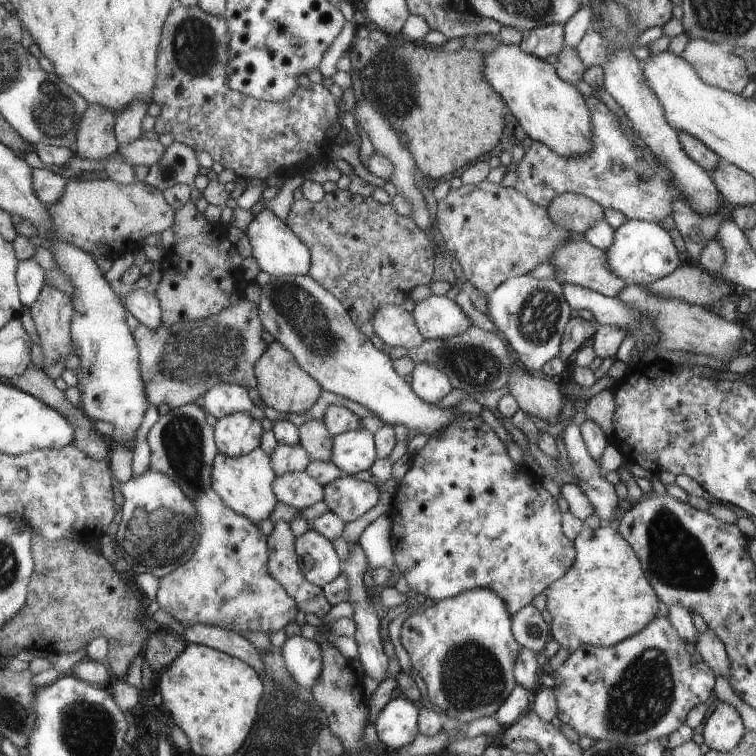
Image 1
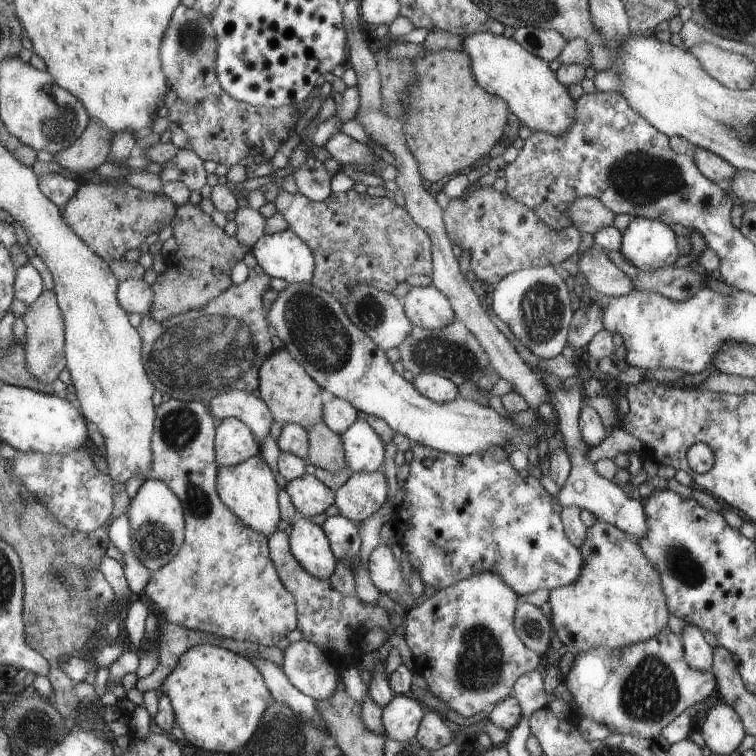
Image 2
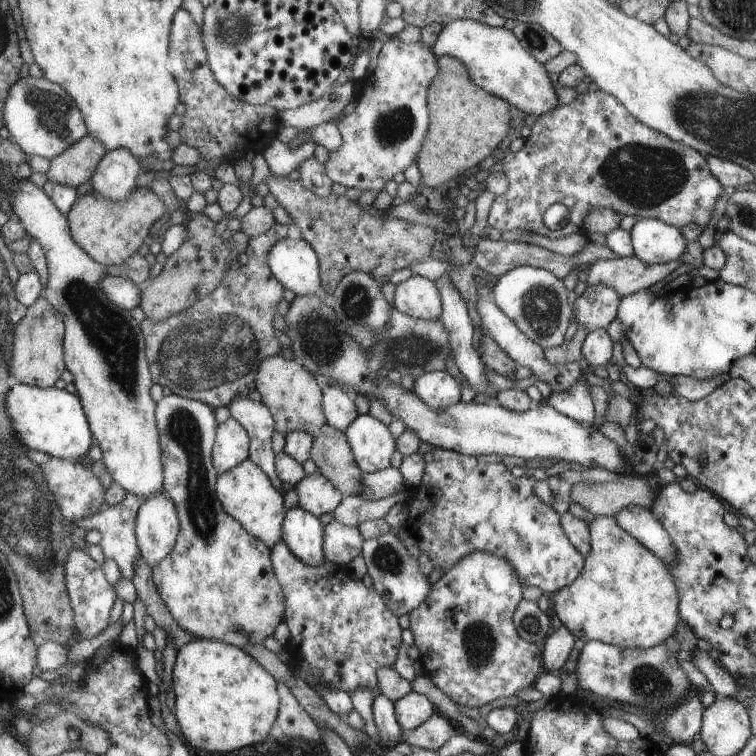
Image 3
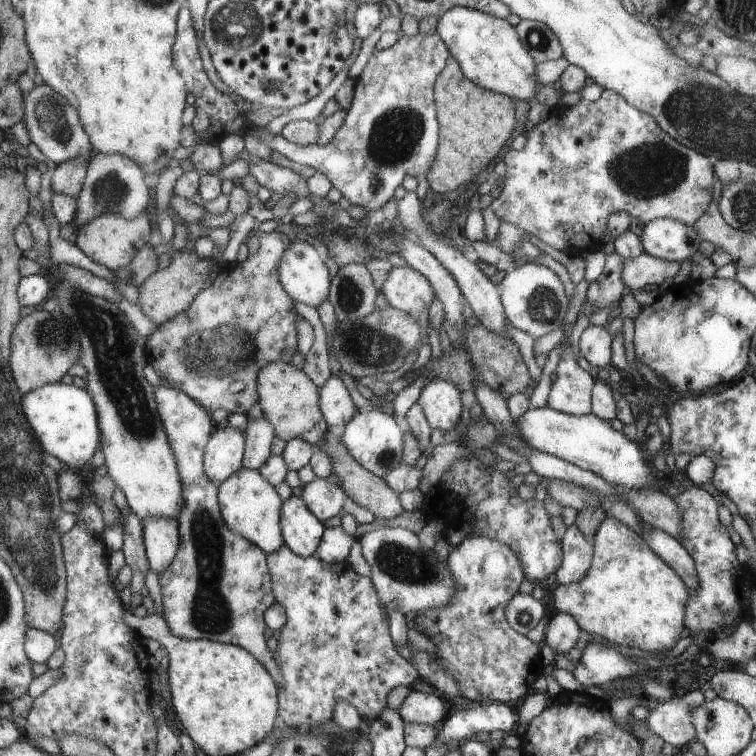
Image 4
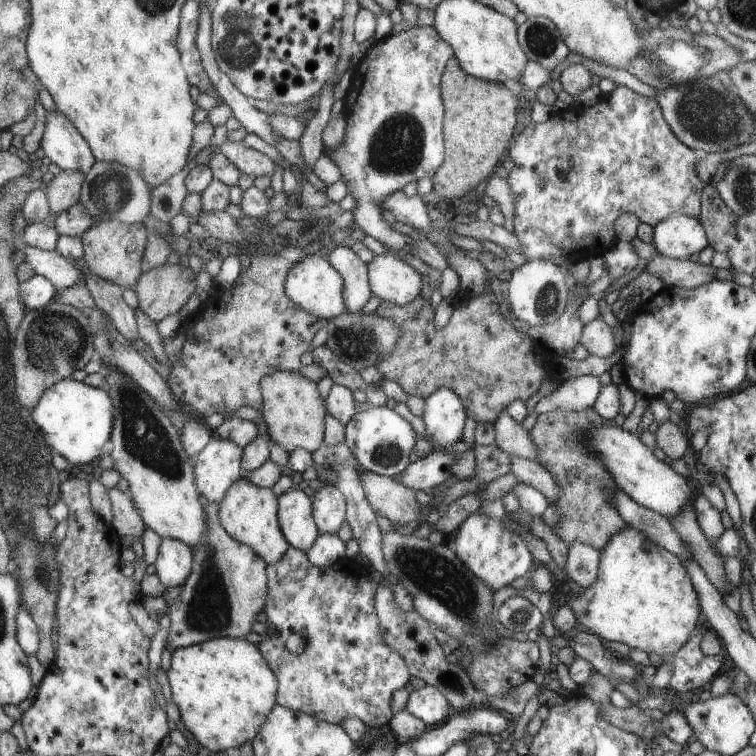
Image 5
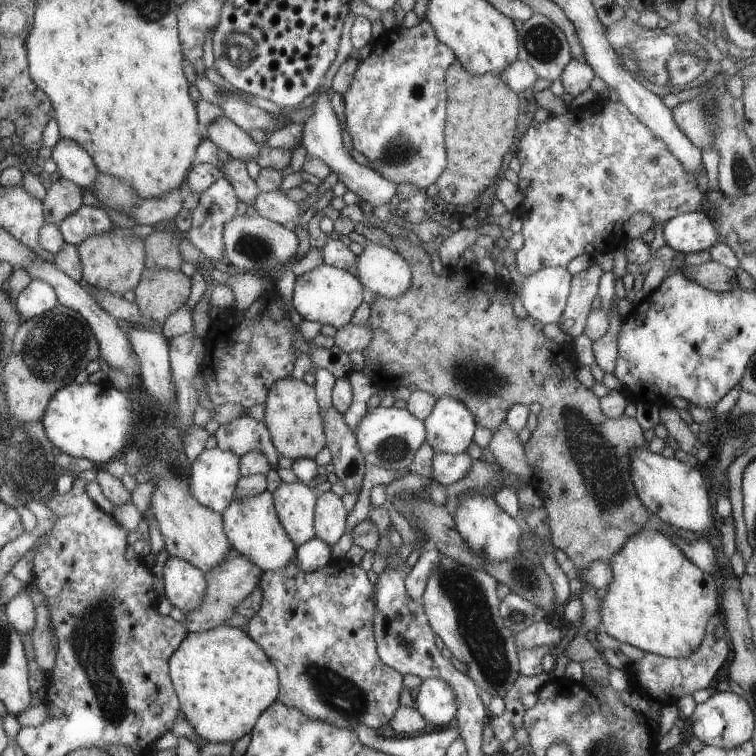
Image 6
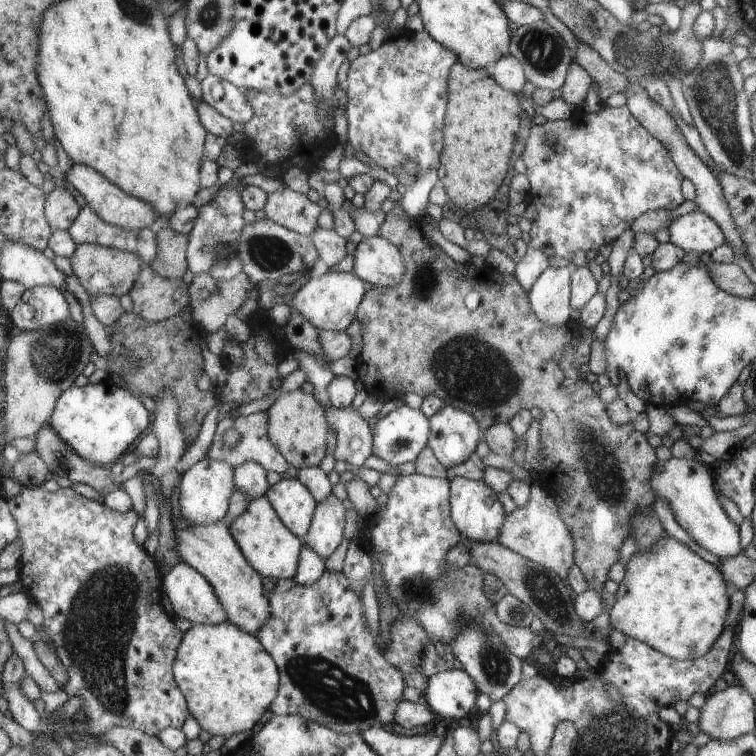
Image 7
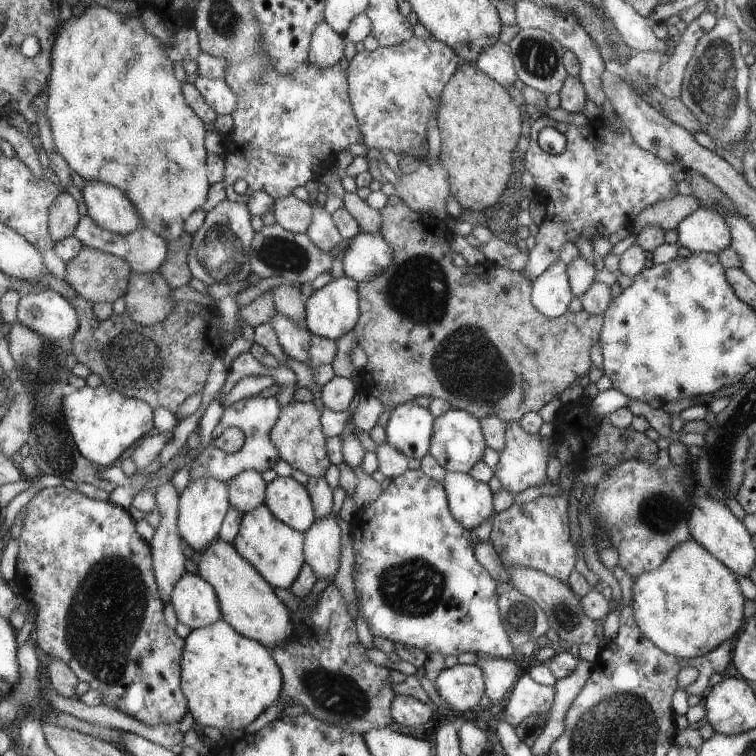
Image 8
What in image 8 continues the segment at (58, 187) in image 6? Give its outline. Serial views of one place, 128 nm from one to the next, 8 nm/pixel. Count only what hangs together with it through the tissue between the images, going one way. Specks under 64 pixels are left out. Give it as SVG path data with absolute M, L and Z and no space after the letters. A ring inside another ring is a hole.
M59 192L54 203L50 205L47 216L47 228L53 242L59 242L63 238L73 235L78 226L79 212L75 200L67 192Z

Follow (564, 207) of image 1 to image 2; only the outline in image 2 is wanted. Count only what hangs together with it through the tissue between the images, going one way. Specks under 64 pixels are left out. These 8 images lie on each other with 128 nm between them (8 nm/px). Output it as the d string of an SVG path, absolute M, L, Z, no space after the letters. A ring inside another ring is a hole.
M581 196L567 206L563 222L572 225L579 233L593 235L597 230L611 226L614 217L615 214L597 198Z

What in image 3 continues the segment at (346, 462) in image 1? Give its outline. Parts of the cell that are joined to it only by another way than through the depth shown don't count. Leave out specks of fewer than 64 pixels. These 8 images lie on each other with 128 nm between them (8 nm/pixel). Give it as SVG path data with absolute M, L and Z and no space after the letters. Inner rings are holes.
M367 413L358 415L343 432L362 473L389 467L389 457L396 449L395 440L382 422Z

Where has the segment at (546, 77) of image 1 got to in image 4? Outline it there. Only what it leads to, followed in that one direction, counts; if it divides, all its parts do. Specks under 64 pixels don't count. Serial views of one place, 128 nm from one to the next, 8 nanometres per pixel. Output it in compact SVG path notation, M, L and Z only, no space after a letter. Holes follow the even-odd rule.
M451 7L436 24L437 36L458 61L467 80L481 88L519 101L529 101L538 92L536 62L519 42L516 27L505 19L495 18L467 7Z

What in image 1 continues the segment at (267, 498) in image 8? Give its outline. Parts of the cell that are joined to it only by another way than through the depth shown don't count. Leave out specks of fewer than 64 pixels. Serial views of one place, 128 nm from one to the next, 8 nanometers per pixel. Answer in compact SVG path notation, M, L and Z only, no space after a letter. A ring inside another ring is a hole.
M311 526L294 540L293 548L301 564L302 575L311 584L322 588L339 574L339 560L331 542Z

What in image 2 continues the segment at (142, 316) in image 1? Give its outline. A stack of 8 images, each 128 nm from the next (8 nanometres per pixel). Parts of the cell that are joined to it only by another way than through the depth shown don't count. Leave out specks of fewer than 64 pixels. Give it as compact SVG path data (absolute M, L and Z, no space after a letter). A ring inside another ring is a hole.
M128 279L118 282L117 298L127 314L139 313L143 316L149 311L153 292L142 280Z

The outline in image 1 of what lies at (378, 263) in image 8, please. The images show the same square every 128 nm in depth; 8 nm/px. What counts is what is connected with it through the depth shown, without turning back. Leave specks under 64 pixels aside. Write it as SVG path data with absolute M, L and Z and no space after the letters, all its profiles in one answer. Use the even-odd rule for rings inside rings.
M432 294L416 302L411 314L424 339L454 337L471 326L461 308L445 295Z

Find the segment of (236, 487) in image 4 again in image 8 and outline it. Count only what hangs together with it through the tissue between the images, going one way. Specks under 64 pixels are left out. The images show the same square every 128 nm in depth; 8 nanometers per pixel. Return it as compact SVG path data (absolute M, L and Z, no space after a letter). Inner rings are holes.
M261 504L242 516L237 534L231 544L239 556L253 565L273 589L289 589L298 578L298 574L305 563L302 552L305 538L303 533L283 524L282 521L273 516L269 509Z

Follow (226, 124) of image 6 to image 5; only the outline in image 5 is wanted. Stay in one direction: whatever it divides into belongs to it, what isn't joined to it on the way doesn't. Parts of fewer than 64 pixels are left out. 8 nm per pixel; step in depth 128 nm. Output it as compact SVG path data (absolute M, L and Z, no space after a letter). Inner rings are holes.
M227 139L219 145L218 150L223 156L229 158L233 166L247 176L270 176L277 169L276 165L263 153L243 145L242 140L231 142Z

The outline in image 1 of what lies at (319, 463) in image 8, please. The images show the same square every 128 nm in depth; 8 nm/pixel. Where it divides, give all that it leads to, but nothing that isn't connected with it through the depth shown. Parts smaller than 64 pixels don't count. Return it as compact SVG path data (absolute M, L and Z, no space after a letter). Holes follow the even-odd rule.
M275 340L269 343L262 355L255 360L254 375L257 377L256 388L262 403L283 414L285 412L298 414L309 410L319 398L322 389L318 381L298 365L289 350Z

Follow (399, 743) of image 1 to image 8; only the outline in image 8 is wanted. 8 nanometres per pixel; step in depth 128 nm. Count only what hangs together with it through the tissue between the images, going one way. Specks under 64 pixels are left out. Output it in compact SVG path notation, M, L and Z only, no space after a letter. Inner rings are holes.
M459 665L442 668L433 682L439 698L459 716L471 711L485 691L483 674L479 666Z

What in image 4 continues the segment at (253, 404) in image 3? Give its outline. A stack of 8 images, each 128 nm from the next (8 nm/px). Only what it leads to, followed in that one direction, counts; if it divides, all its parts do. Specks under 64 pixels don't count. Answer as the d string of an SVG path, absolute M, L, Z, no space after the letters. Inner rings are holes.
M263 416L246 420L245 452L242 456L242 466L245 469L258 469L270 457L269 446L274 436L273 425Z

